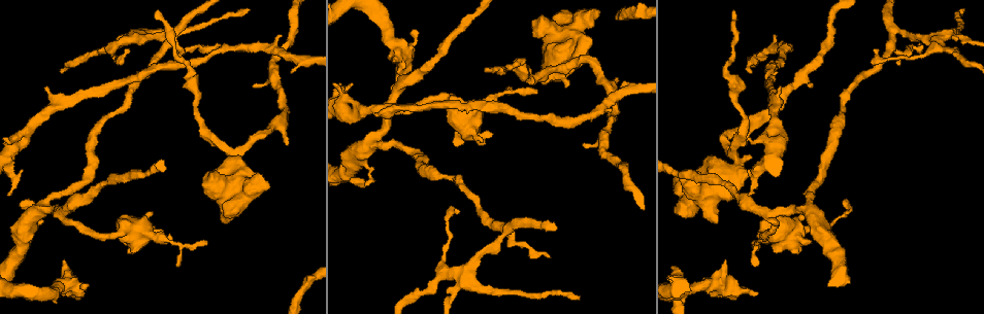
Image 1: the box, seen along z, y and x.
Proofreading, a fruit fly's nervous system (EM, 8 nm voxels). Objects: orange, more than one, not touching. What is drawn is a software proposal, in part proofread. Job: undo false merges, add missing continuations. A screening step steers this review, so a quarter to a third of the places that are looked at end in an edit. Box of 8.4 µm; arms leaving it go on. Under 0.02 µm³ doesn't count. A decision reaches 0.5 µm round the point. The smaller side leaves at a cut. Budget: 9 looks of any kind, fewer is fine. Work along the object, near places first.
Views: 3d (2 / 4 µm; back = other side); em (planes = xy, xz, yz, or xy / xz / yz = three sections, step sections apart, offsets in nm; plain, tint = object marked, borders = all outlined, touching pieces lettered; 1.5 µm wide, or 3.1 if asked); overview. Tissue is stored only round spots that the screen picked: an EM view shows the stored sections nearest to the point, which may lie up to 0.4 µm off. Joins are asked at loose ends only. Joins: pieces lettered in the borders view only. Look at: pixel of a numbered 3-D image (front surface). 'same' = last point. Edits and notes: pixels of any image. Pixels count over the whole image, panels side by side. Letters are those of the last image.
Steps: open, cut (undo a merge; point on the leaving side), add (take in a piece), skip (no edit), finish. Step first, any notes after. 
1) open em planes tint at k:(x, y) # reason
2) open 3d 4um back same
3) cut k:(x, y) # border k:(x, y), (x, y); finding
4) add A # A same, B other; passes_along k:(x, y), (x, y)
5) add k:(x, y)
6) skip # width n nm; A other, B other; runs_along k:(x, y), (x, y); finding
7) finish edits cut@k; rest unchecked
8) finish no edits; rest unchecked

open em xy step 4 tint at 1:(746, 145) # free end

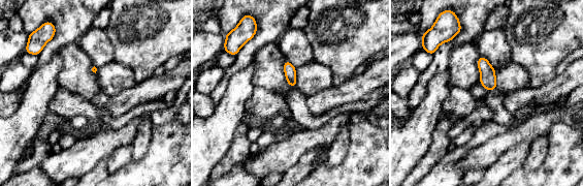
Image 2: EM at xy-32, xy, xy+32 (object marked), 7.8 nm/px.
open em planes borders same # another direction

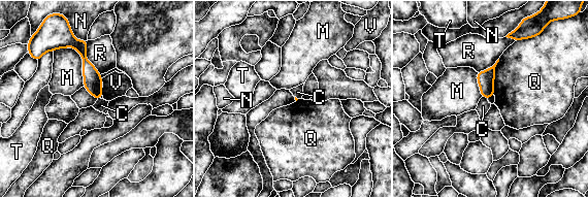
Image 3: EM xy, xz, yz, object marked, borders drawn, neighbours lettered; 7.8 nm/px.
skip # C other, M other, N other, Q other, R other, T other, V other; none of them fits

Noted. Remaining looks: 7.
open em yz step 4 tint at 1:(755, 265) # free end

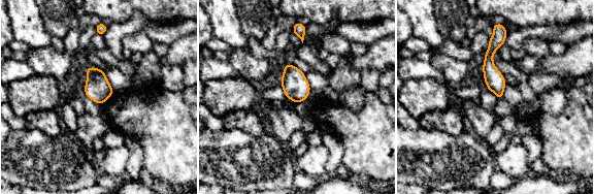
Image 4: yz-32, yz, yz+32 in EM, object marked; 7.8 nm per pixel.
open em planes borders same # cut it another way

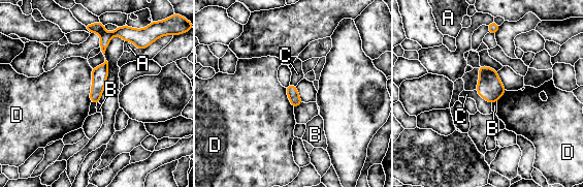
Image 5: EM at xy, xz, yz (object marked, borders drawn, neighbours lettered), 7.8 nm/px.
skip # width 90 nm; longest_contact D 260 nm; A other, B other, C other, D other; no lettered piece goes on from it

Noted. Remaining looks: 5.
open 3d 4um at 1:(62, 295) # branch stops here

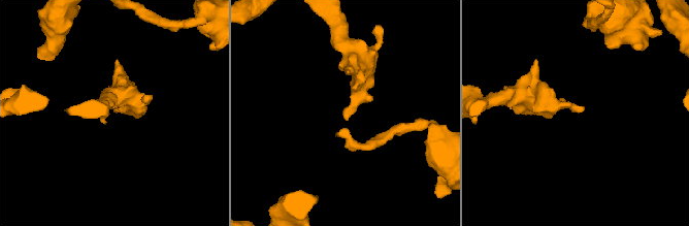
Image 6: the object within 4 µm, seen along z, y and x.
open em planes borders at 6:(582, 111)

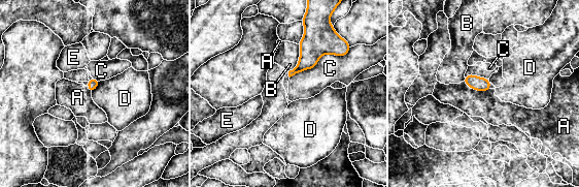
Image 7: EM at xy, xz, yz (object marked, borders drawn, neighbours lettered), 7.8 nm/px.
skip # A other, B other, C other, D other, E other; border 7:(464, 81), (477, 90), (490, 89); none of them fits

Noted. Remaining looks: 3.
open 3d 2um at 1:(62, 215) # sharp bend

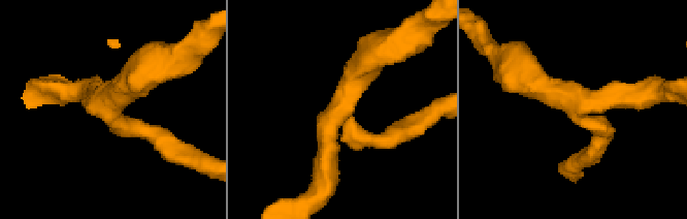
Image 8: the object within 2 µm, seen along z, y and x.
open em xy step 8 tint at 8:(340, 115) # arms 3; arm_widths 170, 220, 300 nm; shape alone is not enough

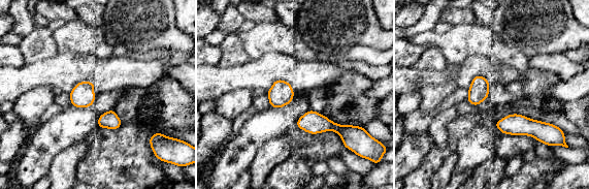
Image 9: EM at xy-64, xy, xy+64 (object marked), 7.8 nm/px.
open em yz step 4 borders same # cut it another way

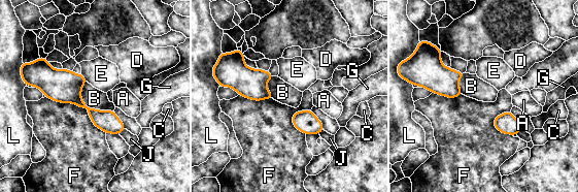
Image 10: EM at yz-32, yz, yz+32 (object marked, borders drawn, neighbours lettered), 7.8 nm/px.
skip # width 140 nm; A other, B other, C other, D other, E other, F other, G other, J other, L other; runs_along 10:(40, 60), (81, 104), (122, 127); continuous, no second neuron

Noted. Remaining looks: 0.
finish no edits; rest unchecked

